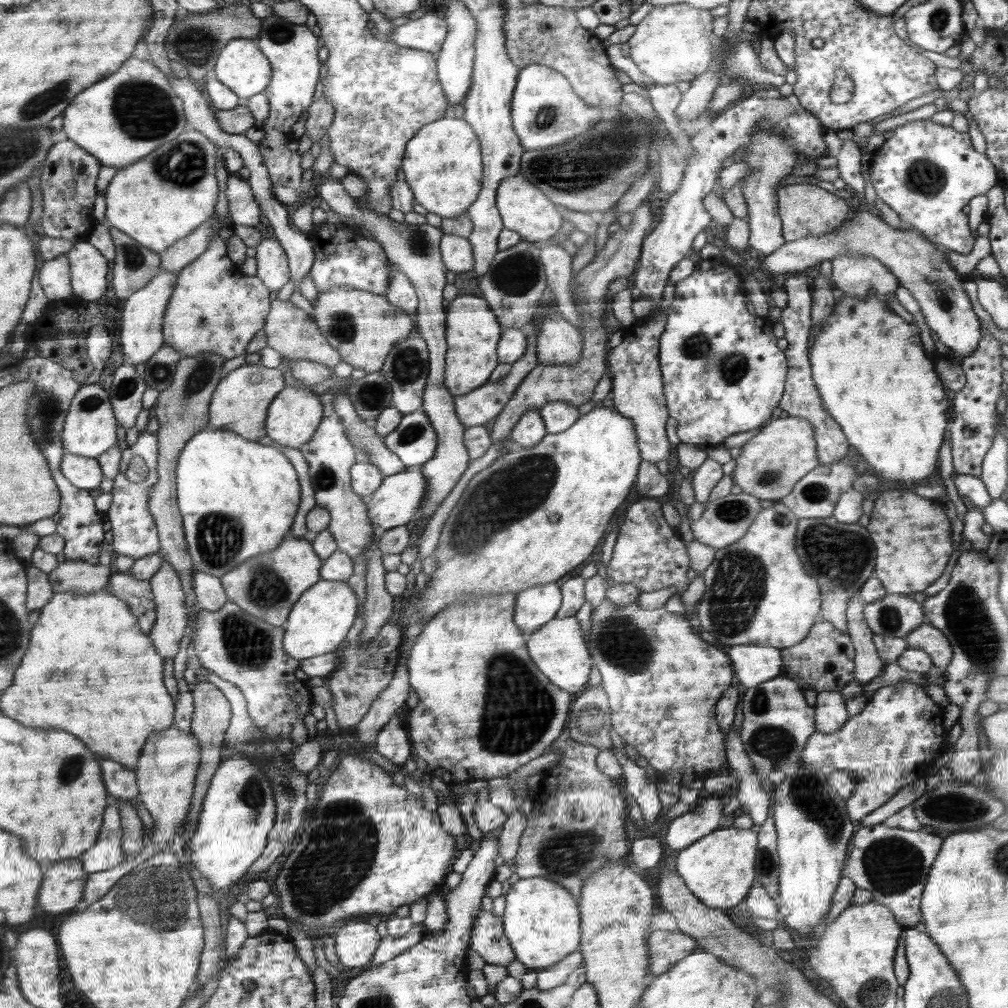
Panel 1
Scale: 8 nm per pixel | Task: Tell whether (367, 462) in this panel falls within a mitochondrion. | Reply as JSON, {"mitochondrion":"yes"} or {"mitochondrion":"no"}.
{"mitochondrion":"no"}

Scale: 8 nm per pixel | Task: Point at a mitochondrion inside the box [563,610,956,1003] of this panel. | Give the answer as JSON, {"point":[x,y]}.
{"point":[892,865]}

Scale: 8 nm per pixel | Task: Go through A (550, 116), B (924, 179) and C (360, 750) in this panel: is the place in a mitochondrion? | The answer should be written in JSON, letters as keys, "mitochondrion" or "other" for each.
{"A":"mitochondrion","B":"mitochondrion","C":"other"}

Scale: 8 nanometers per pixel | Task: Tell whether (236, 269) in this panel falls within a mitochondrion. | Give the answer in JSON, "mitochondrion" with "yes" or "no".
{"mitochondrion":"no"}

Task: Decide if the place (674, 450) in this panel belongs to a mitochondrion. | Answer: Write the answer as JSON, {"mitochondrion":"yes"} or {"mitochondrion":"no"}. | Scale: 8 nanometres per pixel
{"mitochondrion":"no"}

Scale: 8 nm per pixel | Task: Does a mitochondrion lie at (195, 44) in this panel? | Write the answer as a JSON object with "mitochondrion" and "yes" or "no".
{"mitochondrion":"yes"}

